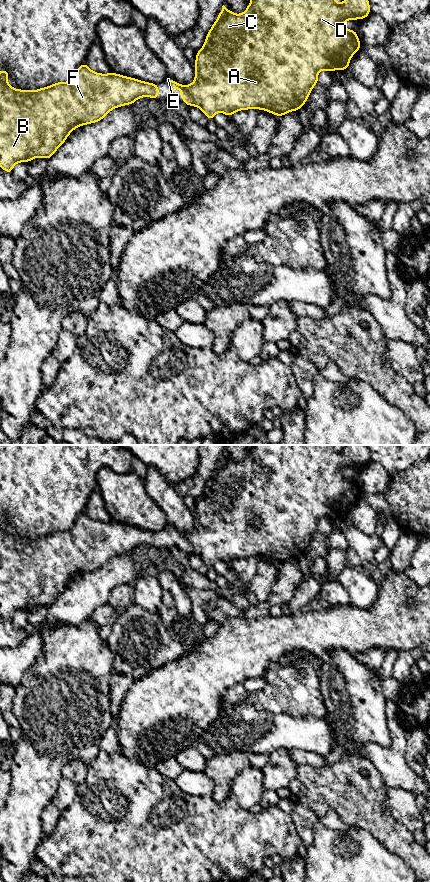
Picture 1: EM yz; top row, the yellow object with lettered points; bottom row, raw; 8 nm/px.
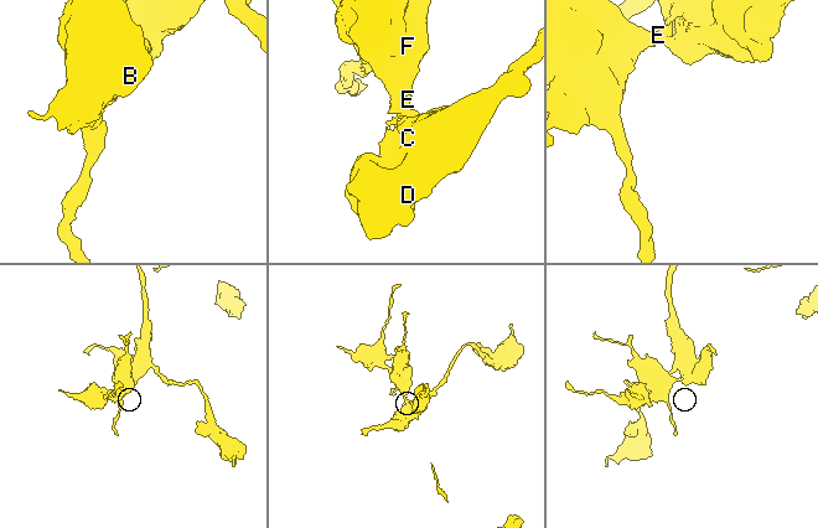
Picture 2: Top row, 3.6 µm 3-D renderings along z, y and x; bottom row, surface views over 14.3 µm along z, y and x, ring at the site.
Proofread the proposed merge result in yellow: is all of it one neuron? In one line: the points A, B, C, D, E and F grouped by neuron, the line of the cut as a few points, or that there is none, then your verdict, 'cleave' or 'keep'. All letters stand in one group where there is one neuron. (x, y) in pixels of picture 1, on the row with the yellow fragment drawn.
A B C D E F; no cut; keep

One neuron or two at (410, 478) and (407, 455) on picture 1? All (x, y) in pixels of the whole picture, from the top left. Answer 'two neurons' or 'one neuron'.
two neurons

